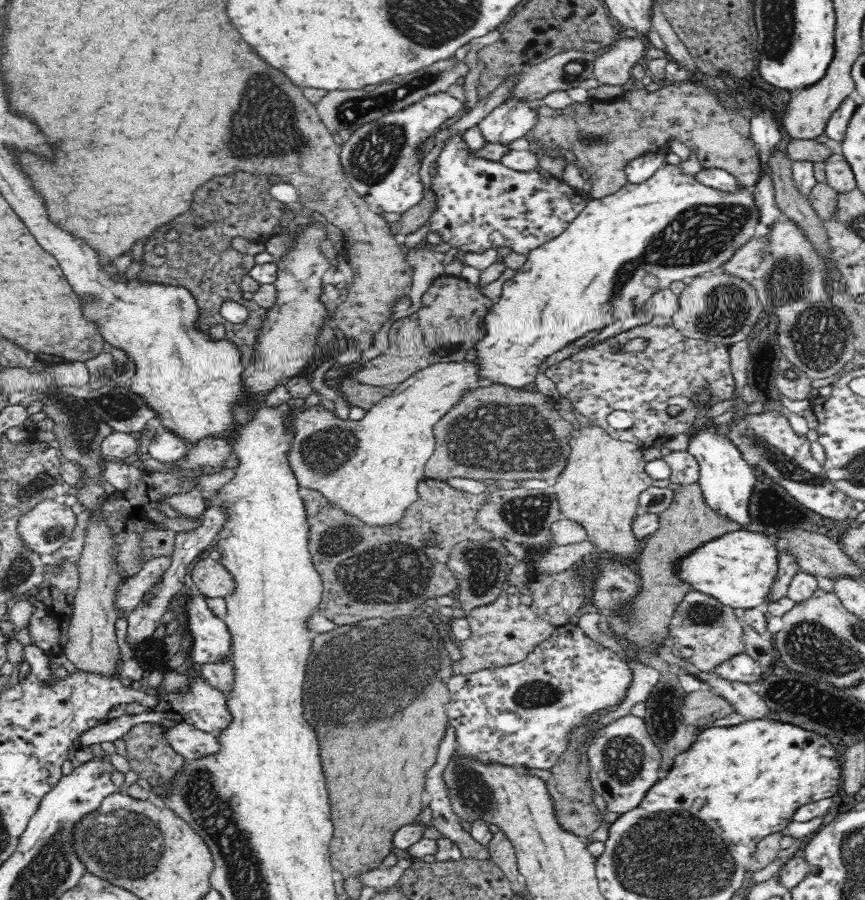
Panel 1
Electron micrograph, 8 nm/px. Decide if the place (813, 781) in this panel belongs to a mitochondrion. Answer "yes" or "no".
no

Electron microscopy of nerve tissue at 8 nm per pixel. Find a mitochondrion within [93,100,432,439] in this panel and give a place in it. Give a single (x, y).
(373, 157)

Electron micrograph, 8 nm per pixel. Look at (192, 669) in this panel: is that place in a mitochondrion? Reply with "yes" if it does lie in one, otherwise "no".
no

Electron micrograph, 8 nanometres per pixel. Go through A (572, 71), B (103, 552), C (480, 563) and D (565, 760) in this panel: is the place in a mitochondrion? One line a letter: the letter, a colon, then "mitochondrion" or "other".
A: mitochondrion
B: other
C: mitochondrion
D: other

